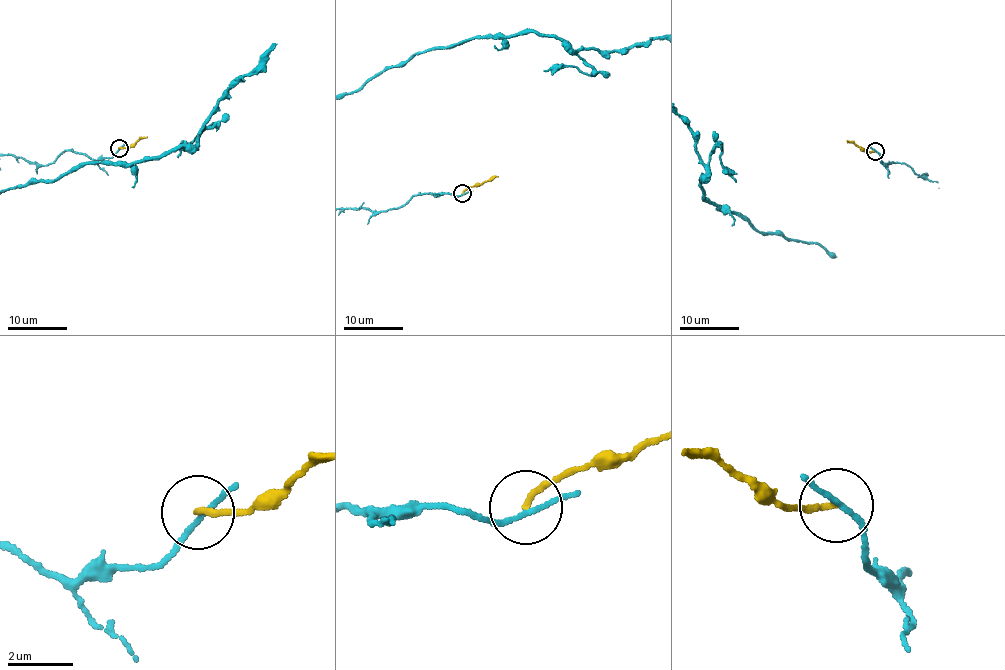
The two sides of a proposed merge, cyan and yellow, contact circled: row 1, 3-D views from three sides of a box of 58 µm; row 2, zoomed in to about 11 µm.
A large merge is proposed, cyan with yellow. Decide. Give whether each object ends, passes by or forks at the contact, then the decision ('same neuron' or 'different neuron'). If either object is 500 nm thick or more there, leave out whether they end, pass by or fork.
cyan passes by; yellow ends there; different neuron

